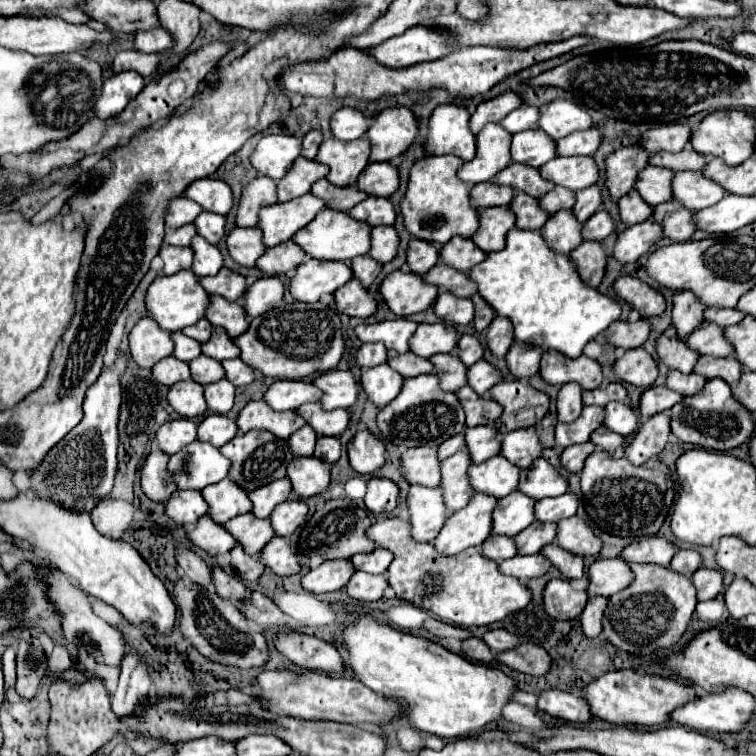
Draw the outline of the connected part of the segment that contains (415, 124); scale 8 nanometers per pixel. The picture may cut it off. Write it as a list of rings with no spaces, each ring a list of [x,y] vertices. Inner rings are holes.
[[[389,107],[377,115],[367,131],[373,143],[371,161],[391,161],[405,153],[419,133],[419,119],[409,107]]]

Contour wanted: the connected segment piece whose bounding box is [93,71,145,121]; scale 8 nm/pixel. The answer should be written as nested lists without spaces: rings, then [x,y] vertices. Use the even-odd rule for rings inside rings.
[[[123,71],[109,79],[105,79],[101,87],[101,95],[95,101],[93,113],[97,119],[111,119],[119,115],[129,101],[137,97],[137,93],[145,87],[145,79],[135,71]]]

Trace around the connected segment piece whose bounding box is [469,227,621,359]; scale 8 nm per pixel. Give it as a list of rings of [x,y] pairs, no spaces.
[[[513,229],[501,251],[489,253],[483,263],[469,271],[477,281],[479,295],[495,309],[497,315],[509,317],[515,327],[515,341],[555,349],[571,359],[583,353],[583,347],[601,335],[621,317],[621,305],[583,283],[573,259],[553,251],[541,231]]]

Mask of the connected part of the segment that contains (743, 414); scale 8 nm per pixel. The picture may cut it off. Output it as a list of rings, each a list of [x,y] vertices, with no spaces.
[[[723,379],[707,381],[705,387],[695,393],[681,399],[671,409],[671,431],[683,441],[693,443],[697,447],[709,449],[709,451],[729,451],[733,447],[739,447],[741,443],[749,441],[755,433],[755,421],[741,403],[731,393],[731,387]]]

